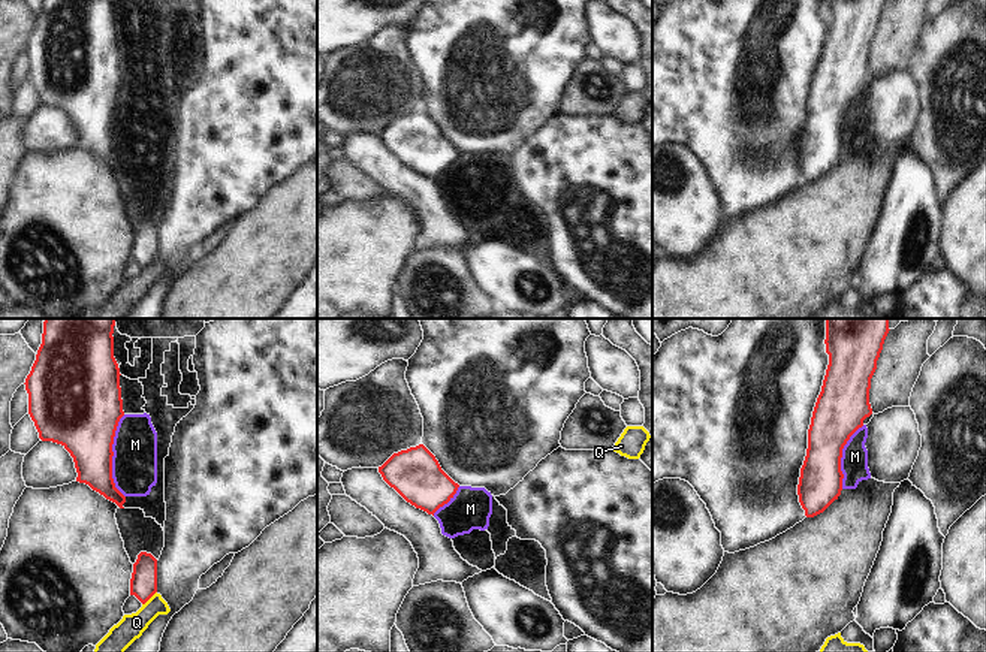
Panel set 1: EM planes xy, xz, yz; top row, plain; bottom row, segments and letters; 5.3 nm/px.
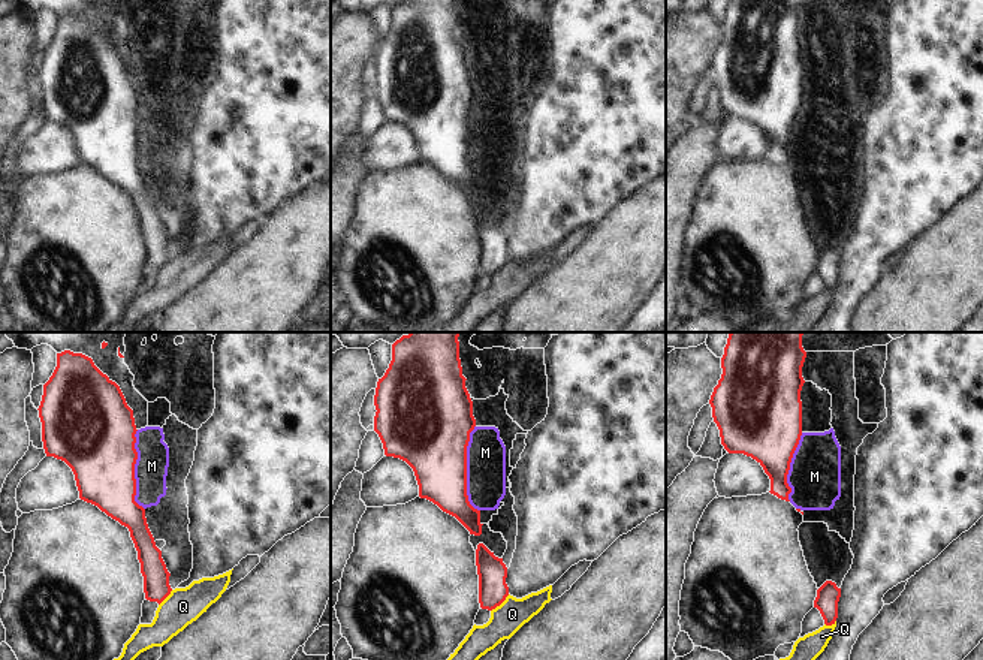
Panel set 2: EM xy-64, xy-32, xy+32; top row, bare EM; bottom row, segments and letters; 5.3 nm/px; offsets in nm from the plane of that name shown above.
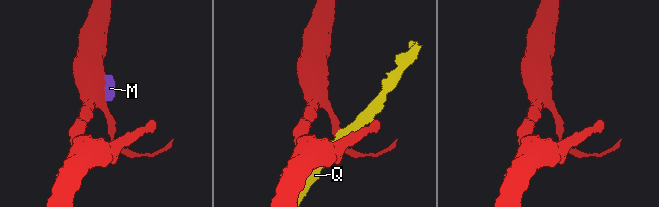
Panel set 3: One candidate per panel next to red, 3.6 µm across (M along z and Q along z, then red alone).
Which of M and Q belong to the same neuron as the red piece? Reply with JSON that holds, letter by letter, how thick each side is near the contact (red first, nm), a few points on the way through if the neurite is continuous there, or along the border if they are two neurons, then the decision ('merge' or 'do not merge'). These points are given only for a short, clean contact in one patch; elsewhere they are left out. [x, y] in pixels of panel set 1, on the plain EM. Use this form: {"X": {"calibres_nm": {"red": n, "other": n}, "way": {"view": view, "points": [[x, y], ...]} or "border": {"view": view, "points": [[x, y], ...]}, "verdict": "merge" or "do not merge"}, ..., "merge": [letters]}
{"M": {"calibres_nm": {"red": 360, "other": 240}, "way": {"view": "xy", "points": [[84, 84], [112, 120], [126, 109], [135, 109]]}, "verdict": "merge"}, "Q": {"calibres_nm": {"red": 140, "other": 140}, "border": {"view": "xy", "points": [[156, 256], [142, 269]]}, "verdict": "do not merge"}, "merge": ["M"]}

